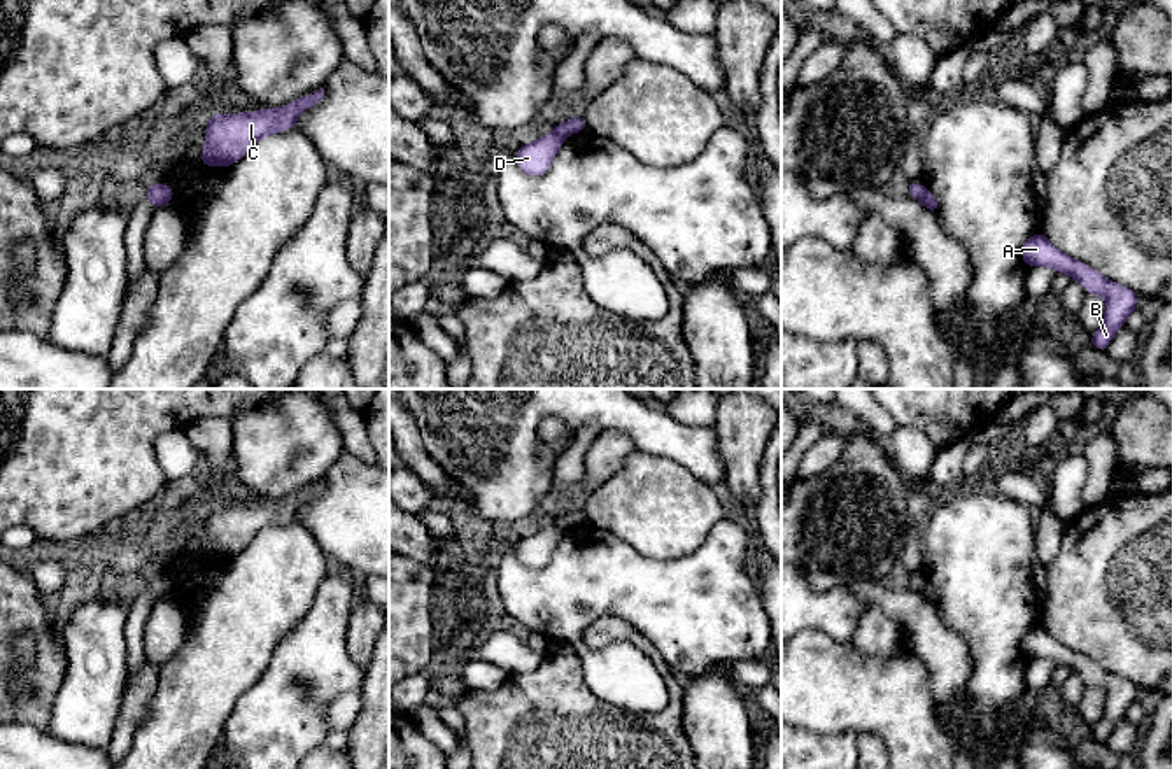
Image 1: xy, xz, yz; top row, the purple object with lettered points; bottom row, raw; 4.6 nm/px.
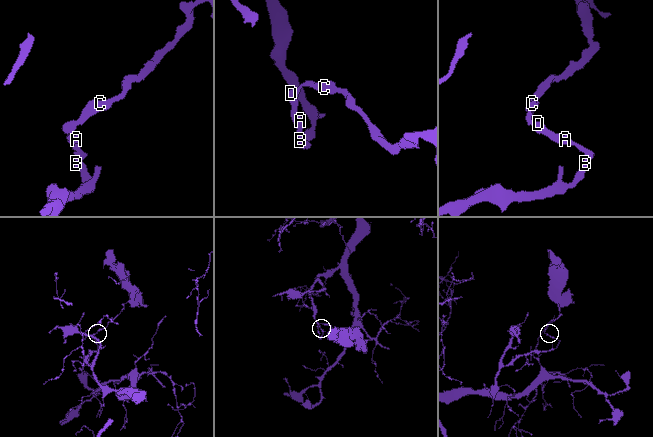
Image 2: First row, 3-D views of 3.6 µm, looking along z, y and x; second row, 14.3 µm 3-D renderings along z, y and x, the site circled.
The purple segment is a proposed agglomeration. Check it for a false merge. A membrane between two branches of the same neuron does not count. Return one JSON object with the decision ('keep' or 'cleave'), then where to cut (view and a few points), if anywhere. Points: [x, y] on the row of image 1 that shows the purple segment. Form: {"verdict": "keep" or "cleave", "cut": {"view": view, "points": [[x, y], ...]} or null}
{"verdict": "keep", "cut": null}

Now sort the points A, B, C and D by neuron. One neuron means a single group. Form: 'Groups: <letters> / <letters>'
Groups: A B C D

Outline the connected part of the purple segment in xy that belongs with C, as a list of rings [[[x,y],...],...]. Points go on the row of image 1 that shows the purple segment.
[[[324,89],[301,96],[279,109],[259,112],[212,114],[205,130],[201,163],[207,166],[231,166],[244,158],[266,135],[296,126],[298,116],[322,100]]]

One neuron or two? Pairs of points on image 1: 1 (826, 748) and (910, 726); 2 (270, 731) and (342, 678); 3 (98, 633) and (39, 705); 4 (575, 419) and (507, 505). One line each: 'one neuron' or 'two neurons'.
1: two neurons
2: one neuron
3: two neurons
4: one neuron

